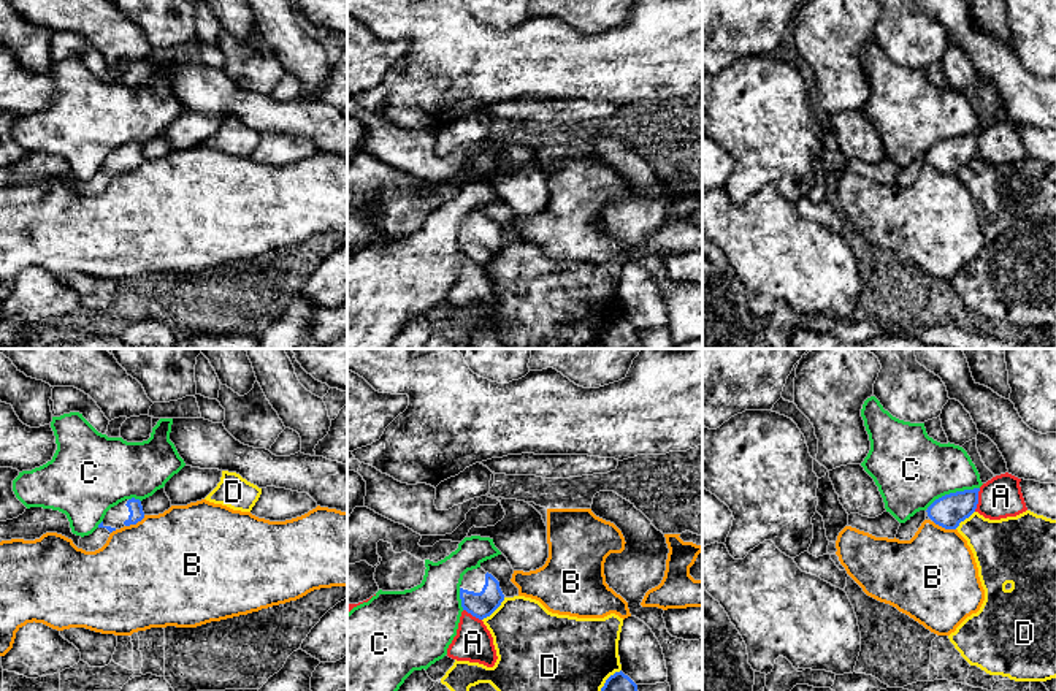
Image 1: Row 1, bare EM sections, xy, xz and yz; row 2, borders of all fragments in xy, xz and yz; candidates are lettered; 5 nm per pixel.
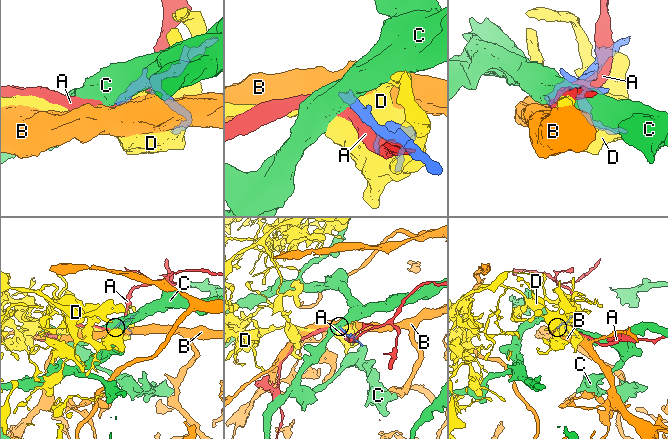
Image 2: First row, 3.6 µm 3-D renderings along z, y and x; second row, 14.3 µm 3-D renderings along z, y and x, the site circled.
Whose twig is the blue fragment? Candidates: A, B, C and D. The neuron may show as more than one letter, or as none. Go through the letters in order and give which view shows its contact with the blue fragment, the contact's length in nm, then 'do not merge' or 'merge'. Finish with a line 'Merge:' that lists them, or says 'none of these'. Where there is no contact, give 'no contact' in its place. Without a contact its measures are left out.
A: meets blue in yz; contact 120 nm long; do not merge
B: meets blue in yz; contact 130 nm long; do not merge
C: meets blue in yz; contact 300 nm long; do not merge
D: meets blue in xz; contact 170 nm long; do not merge
Merge: none of these

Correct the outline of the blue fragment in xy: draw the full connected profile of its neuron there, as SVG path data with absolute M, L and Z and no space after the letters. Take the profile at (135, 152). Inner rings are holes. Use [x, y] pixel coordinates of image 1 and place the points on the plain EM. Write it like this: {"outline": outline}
{"outline": "M135 143L125 144L106 157L103 166L92 179L81 182L71 178L65 158L52 154L30 152L17 163L0 166L0 187L11 184L35 185L46 178L57 178L71 184L78 193L95 197L106 189L113 176L136 170L143 163L141 146Z"}

